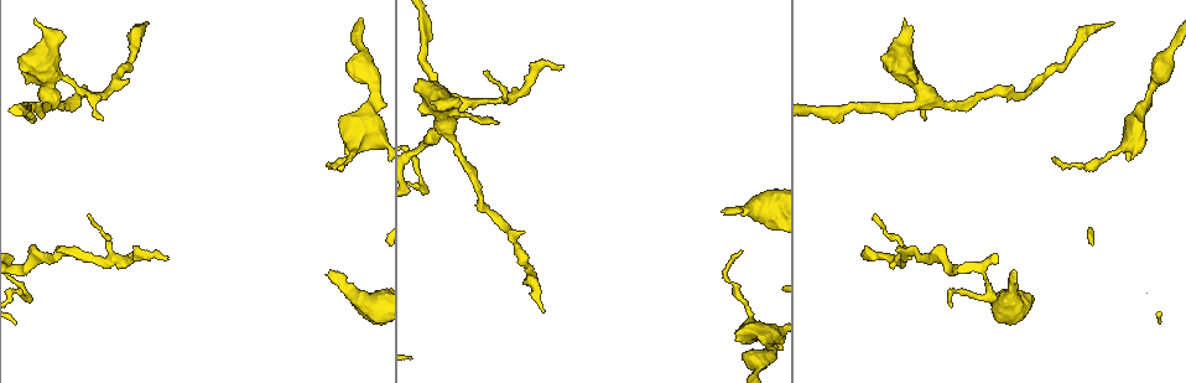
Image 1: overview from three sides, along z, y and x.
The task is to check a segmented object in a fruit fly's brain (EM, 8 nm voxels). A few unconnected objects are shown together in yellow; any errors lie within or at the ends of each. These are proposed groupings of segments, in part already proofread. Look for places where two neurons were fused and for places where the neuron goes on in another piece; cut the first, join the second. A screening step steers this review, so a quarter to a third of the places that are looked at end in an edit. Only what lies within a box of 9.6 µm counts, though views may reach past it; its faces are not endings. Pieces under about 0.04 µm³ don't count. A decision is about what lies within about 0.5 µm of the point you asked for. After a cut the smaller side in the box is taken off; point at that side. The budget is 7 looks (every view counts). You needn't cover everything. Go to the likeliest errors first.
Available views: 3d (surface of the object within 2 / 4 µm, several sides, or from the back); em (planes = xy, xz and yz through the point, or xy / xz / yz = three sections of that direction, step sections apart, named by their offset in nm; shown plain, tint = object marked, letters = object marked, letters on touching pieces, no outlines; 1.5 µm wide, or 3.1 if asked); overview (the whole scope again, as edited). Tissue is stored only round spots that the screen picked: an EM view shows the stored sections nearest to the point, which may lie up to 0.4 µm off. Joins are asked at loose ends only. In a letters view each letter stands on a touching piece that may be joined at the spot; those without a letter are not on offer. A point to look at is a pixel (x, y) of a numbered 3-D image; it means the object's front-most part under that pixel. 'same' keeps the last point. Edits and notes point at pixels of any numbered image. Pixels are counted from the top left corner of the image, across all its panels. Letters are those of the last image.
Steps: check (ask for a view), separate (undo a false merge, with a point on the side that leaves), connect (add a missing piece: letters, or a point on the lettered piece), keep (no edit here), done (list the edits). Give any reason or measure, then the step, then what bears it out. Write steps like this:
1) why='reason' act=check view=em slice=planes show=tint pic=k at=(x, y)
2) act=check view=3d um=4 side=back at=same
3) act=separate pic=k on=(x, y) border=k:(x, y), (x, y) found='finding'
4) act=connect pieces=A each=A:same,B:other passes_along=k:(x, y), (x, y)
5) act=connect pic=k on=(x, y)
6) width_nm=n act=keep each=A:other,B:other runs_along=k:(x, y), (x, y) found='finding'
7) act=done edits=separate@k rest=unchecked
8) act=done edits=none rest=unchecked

why='branch stops here' act=check view=3d um=4 pic=1 at=(724, 215)

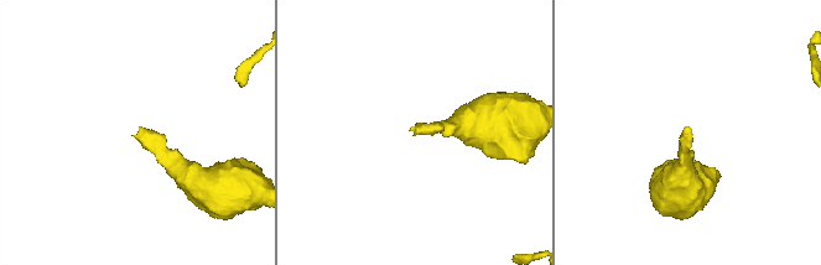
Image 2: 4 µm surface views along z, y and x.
act=check view=em slice=planes show=letters pic=2 at=(690, 133)

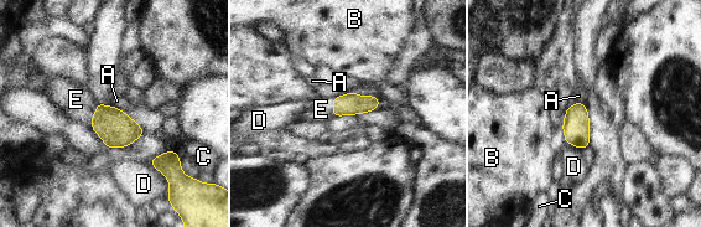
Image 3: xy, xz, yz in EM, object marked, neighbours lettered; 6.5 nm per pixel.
act=connect pieces=E each=A:other,B:other,C:other,D:other,E:same passes_along=3:(114, 127), (94, 114), (76, 99) found='it goes on there'

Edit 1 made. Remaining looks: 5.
why='an open end' act=check view=em slice=planes show=plain pic=1 at=(35, 19)

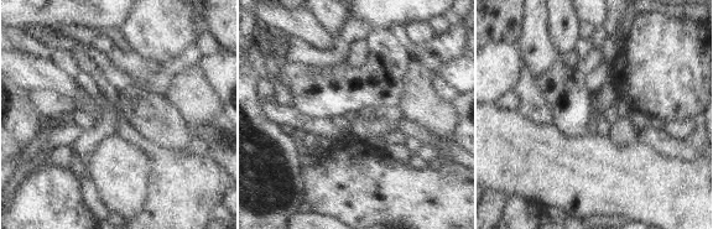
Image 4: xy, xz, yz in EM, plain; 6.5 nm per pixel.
why='with the object marked' act=check view=em slice=planes show=tint at=same

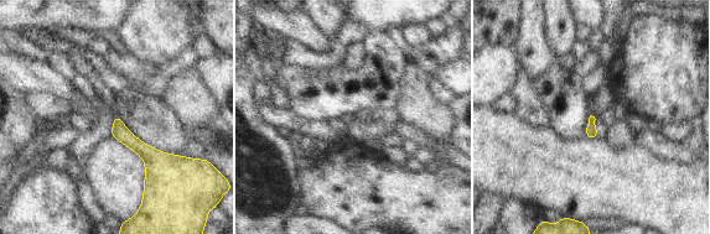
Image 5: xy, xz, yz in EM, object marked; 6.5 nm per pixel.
why='what lies round it' act=check view=em slice=planes show=letters at=same

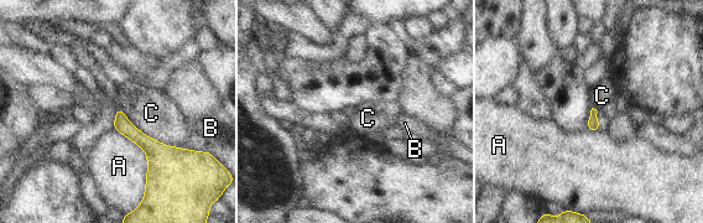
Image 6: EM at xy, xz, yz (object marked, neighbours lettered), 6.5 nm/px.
act=keep each=A:other,B:other,C:other runs_along=6:(119, 113), (156, 155), (156, 174) found='no lettered piece goes on from it'

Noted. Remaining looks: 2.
why='abrupt turn' act=check view=3d um=4 pic=1 at=(988, 298)

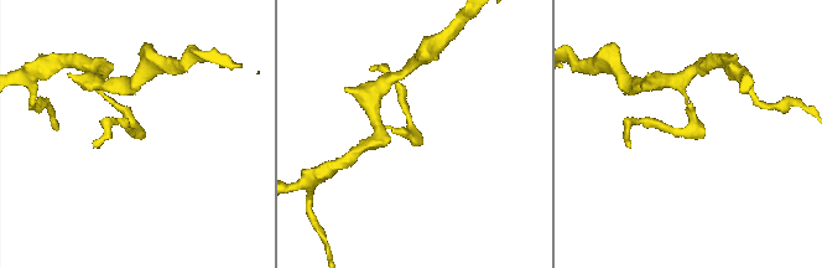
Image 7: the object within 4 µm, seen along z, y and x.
why='need the tissue' act=check view=em slice=planes show=letters pic=7 at=(691, 130)

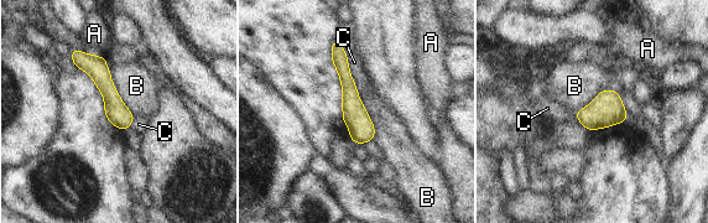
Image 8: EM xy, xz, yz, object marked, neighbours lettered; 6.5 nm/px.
width_nm=140 act=keep each=A:other,B:other,C:other border=8:(105, 61), (118, 96), (135, 115) found='all the same neuron'

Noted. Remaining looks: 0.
act=done edits=connect@3 rest=unchecked

